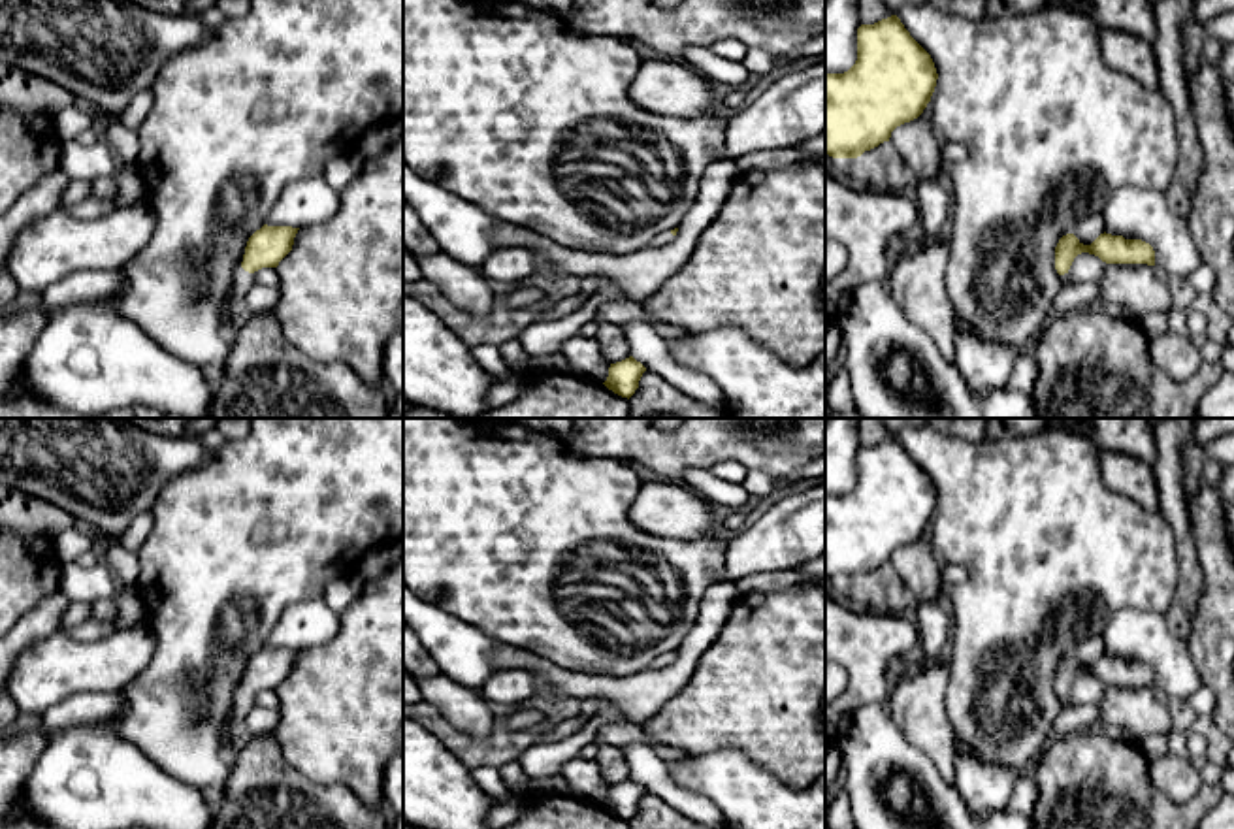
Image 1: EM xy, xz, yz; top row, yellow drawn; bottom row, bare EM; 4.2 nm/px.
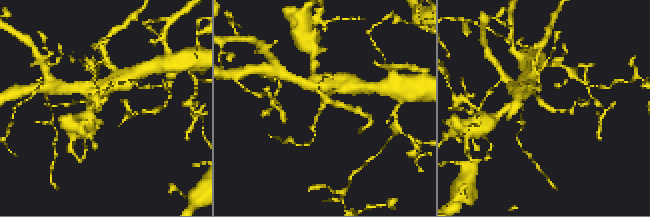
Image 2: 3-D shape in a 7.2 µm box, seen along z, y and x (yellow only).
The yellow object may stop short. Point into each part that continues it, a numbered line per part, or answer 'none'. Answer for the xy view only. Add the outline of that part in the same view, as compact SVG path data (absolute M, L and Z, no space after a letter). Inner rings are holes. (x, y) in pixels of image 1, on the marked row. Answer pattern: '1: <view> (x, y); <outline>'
1: xy (232, 313); M237 268L222 311L228 333L234 332L241 317L245 315L241 303L252 284L254 284L252 273L245 271L243 268Z

